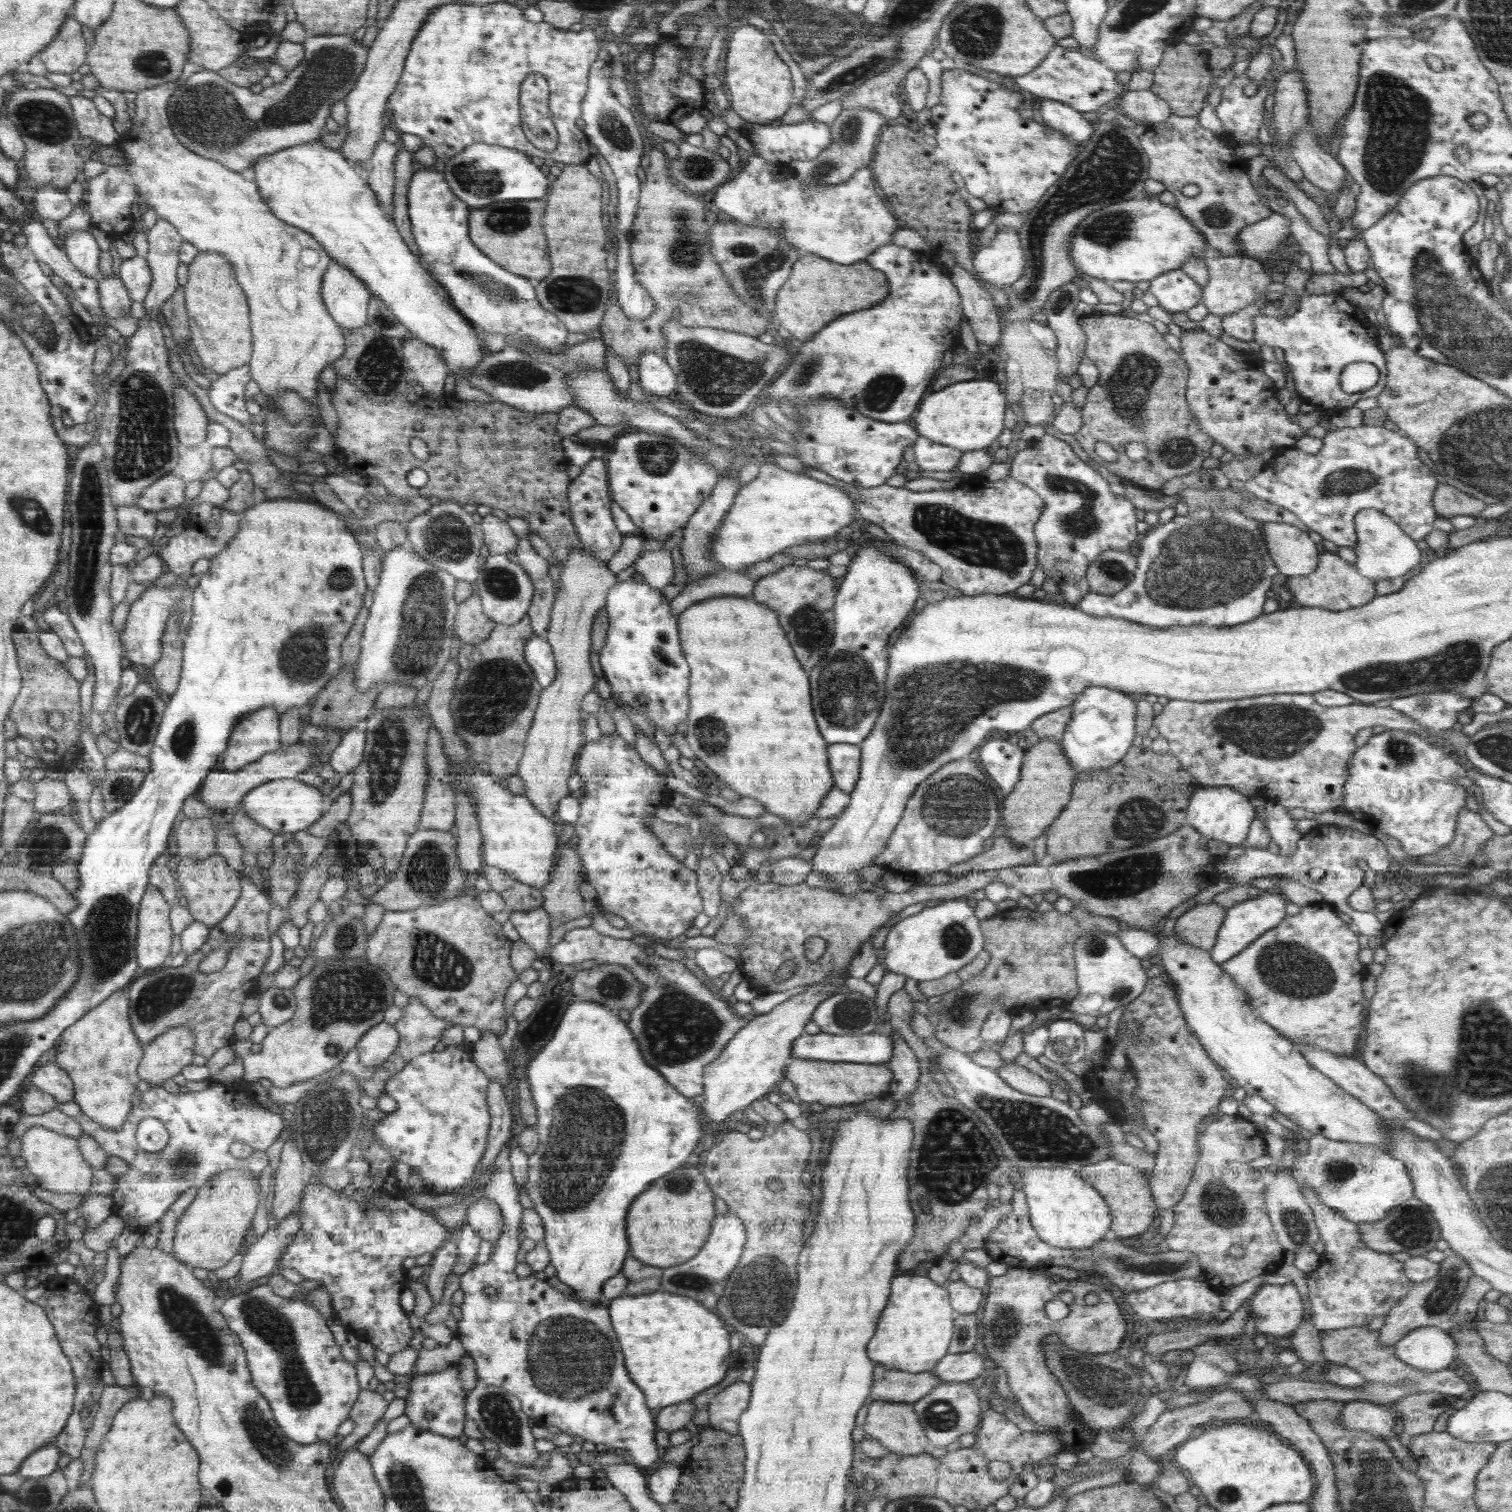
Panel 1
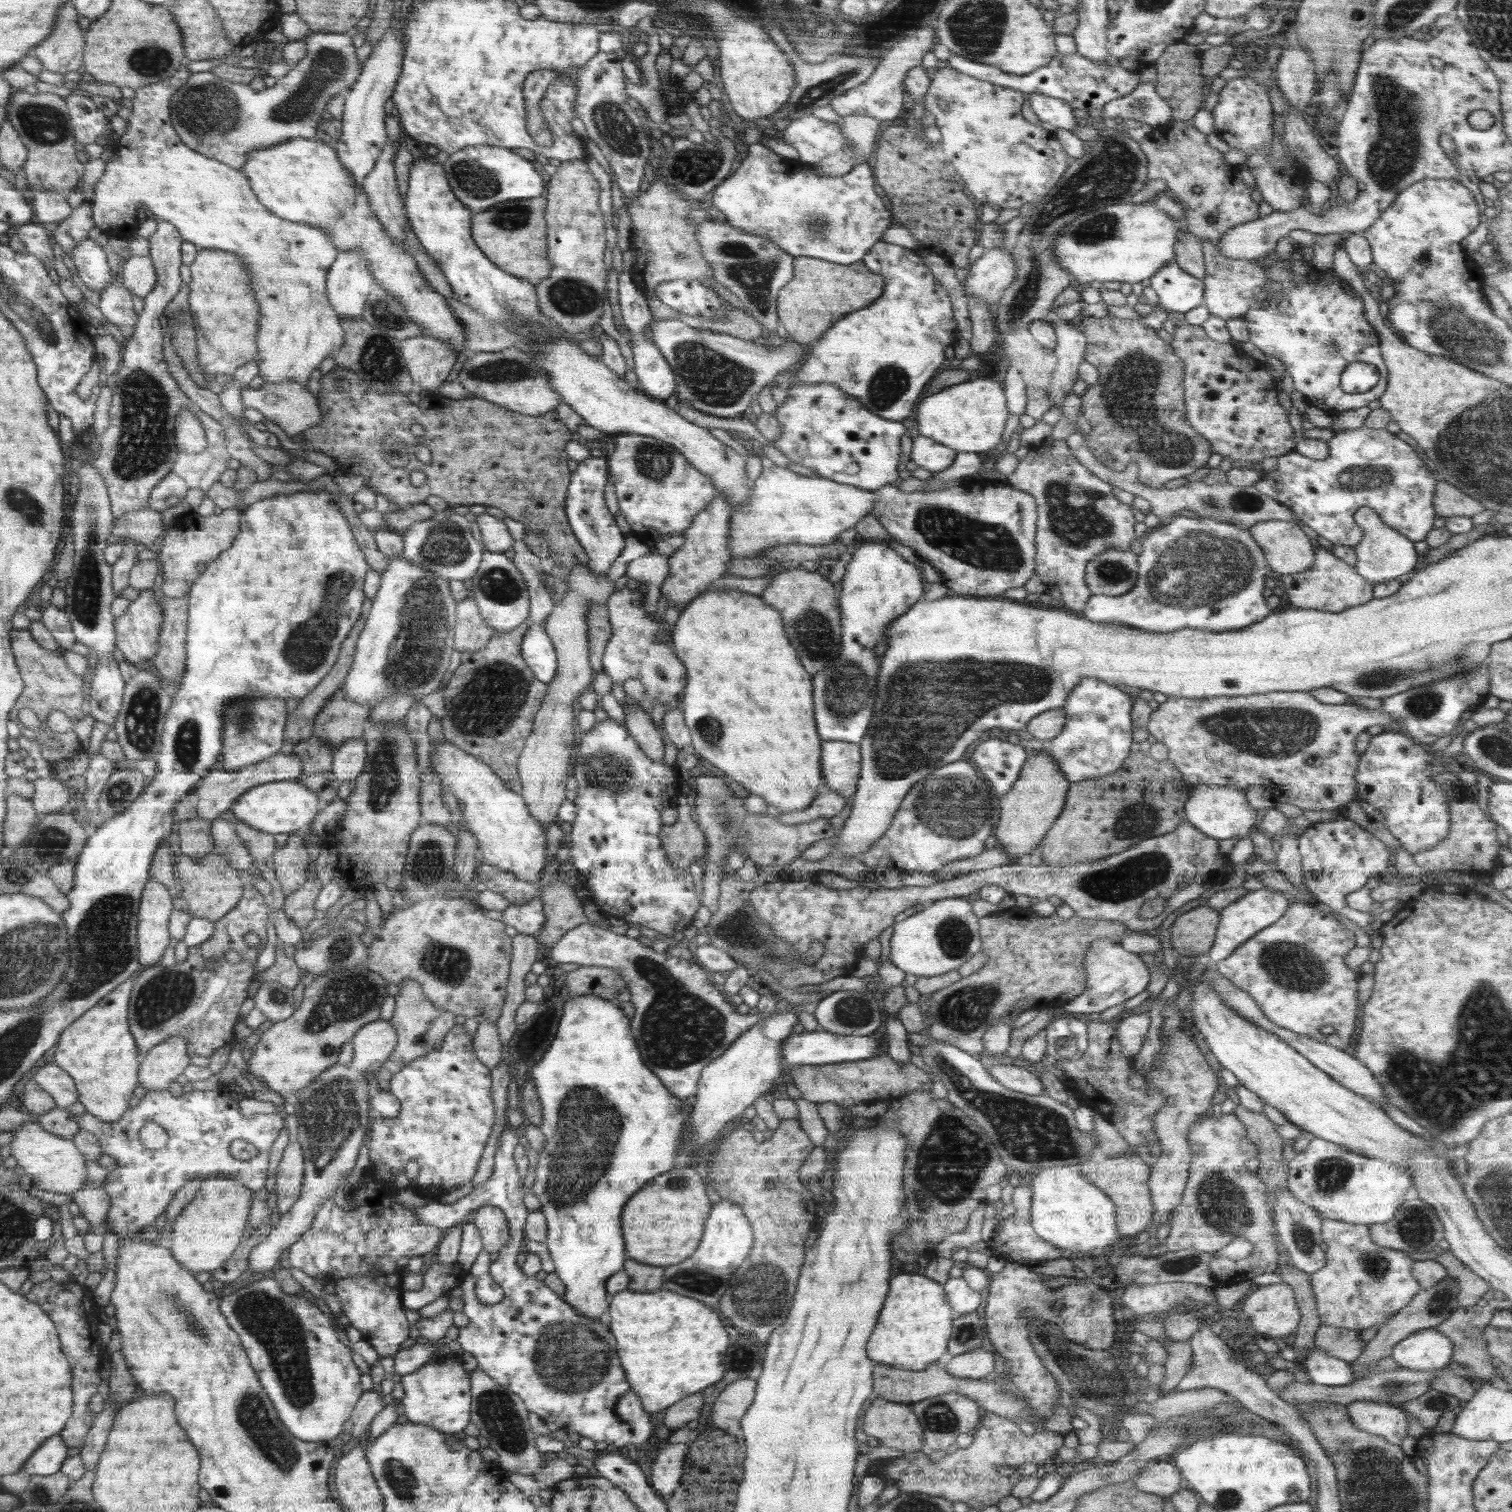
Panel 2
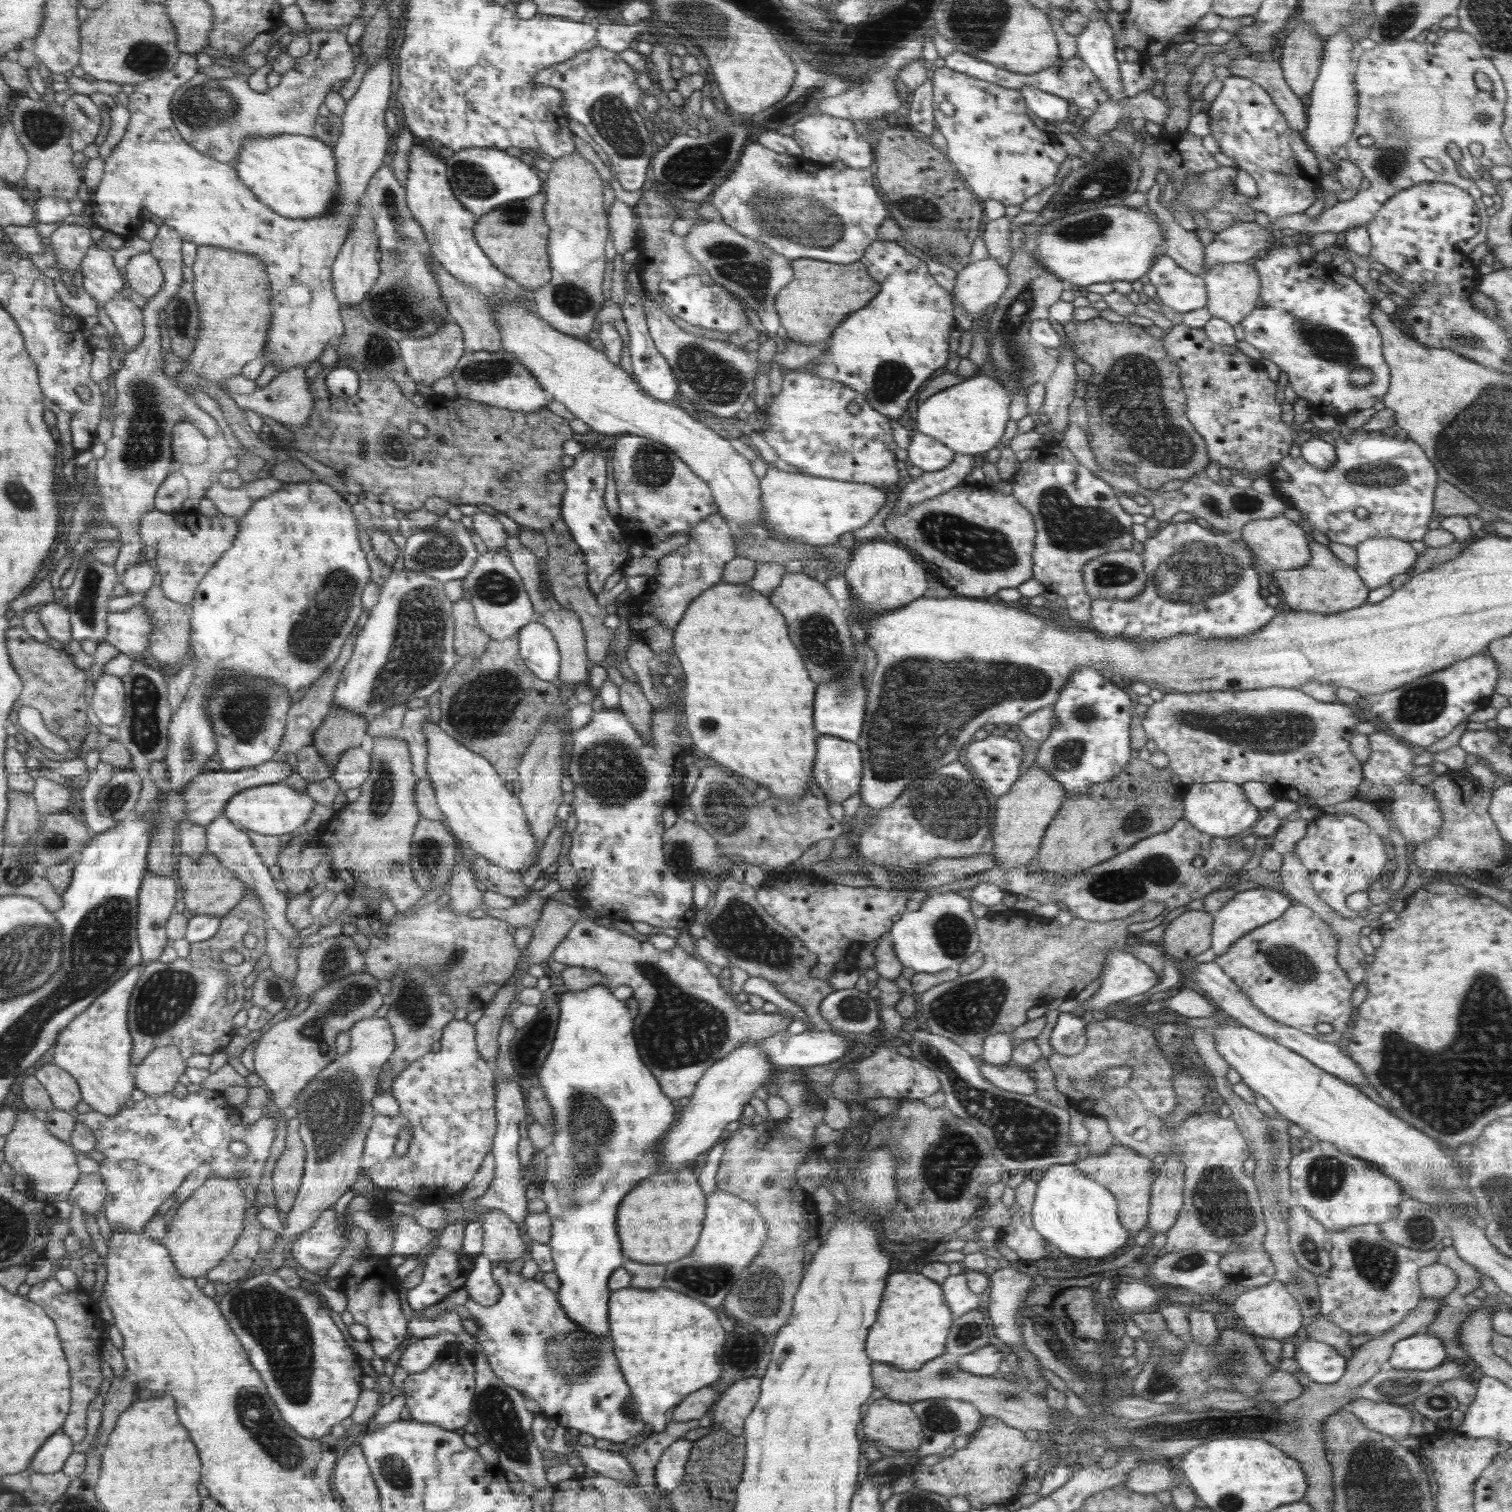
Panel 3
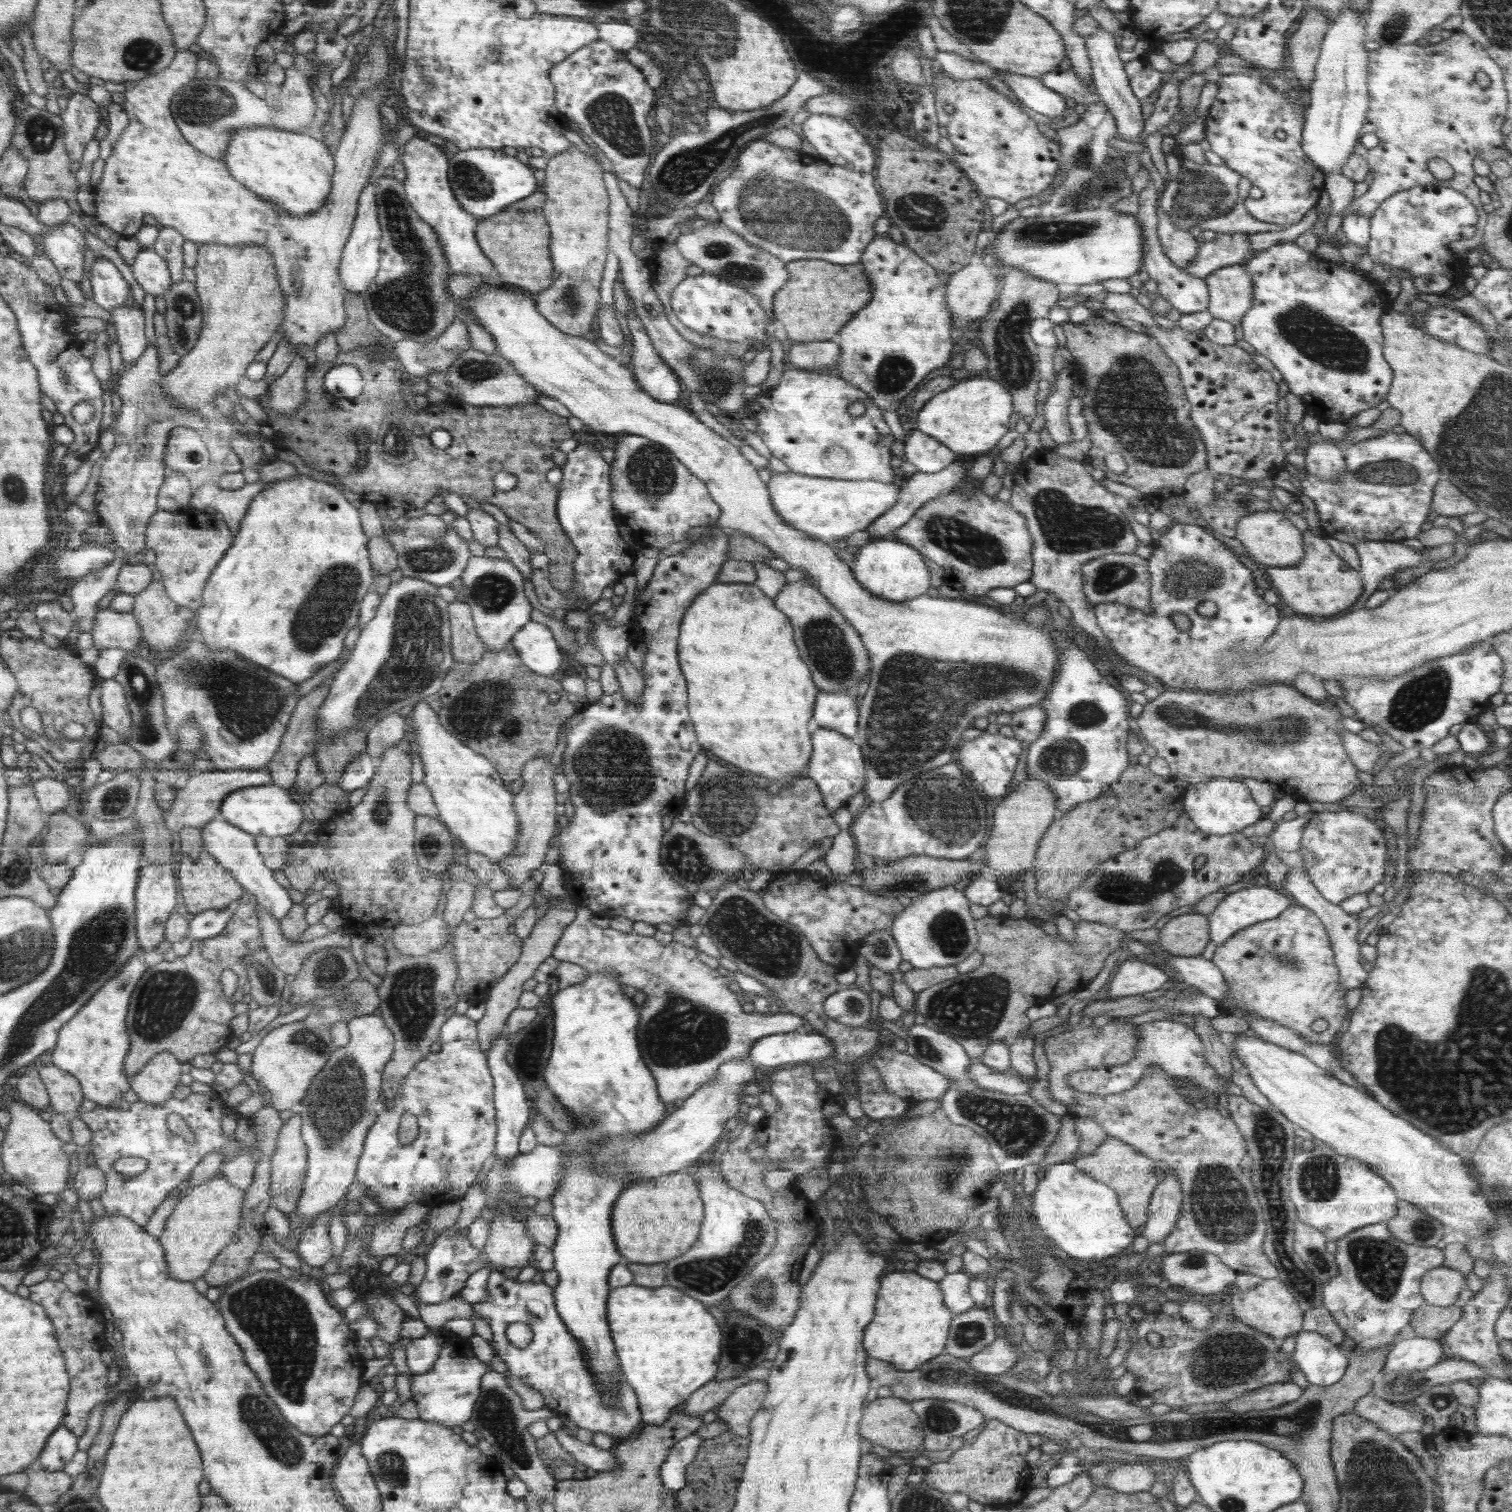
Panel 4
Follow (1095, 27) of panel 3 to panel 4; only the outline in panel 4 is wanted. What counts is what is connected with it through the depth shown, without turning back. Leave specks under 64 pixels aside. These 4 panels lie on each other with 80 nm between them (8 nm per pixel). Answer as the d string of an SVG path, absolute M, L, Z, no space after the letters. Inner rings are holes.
M1099 27L1097 32L1090 34L1090 37L1084 38L1084 42L1086 42L1095 90L1101 98L1100 101L1106 105L1106 108L1114 117L1117 137L1128 142L1137 142L1145 125L1145 121L1142 119L1141 108L1143 106L1129 85L1124 62L1118 57L1120 47L1116 44L1114 35Z

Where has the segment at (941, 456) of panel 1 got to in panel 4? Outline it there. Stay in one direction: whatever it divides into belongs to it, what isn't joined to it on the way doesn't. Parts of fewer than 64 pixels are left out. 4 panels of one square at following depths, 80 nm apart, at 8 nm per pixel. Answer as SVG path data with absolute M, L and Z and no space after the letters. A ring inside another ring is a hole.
M918 429L906 434L904 458L923 473L935 473L955 461L957 453Z

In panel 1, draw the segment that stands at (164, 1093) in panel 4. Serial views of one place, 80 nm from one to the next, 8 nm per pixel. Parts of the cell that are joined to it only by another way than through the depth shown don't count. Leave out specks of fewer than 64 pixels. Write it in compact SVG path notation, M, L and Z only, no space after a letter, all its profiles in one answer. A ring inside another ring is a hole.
M177 1026L146 1044L139 1070L141 1079L156 1087L180 1074L194 1058L194 1037L188 1026Z

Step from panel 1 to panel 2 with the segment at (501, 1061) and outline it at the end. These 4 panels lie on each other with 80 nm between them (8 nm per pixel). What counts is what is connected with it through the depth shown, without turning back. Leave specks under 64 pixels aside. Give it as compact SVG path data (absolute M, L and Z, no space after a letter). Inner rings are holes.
M479 1019L479 1025L474 1035L473 1046L477 1057L492 1070L503 1059L497 1025L488 1019Z

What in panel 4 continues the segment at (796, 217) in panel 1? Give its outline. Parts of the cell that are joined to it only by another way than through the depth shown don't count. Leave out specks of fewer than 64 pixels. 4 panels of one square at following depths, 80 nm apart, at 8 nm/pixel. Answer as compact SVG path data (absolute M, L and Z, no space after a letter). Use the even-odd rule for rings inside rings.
M764 139L745 145L736 164L736 168L712 192L712 198L707 198L718 211L720 222L730 230L750 245L776 256L784 264L810 258L822 258L842 265L854 265L861 261L864 250L874 240L874 222L884 214L872 172L850 170L818 156L779 147Z

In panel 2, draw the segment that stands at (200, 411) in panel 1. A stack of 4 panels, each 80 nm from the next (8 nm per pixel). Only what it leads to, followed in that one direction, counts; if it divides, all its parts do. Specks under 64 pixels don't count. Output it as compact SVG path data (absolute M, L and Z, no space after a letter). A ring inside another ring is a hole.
M183 408L182 413L179 413L176 434L178 434L177 445L180 452L198 454L206 448L208 440L205 437L205 427L189 408Z

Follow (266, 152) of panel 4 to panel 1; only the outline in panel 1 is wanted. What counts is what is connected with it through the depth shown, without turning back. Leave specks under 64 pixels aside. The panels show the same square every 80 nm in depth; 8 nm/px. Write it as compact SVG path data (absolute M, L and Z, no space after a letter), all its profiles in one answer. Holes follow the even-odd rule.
M307 142L262 157L252 167L256 176L254 182L271 211L278 218L312 235L333 262L346 266L350 274L356 275L369 286L372 296L380 298L392 316L411 332L408 338L417 338L436 347L447 362L447 375L453 375L456 383L460 380L468 382L468 378L473 377L473 370L490 353L494 353L485 346L484 334L476 331L474 325L456 309L445 288L421 266L421 262L409 250L397 225L389 218L388 211L380 205L375 191L368 185L366 173L350 164L339 150L330 149L320 142Z

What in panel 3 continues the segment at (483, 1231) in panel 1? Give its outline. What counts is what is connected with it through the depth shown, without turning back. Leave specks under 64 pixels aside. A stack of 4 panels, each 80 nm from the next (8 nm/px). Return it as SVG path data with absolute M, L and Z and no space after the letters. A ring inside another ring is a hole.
M492 1209L479 1219L484 1230L481 1252L493 1264L514 1261L524 1256L526 1244L520 1238L518 1225L504 1211Z

